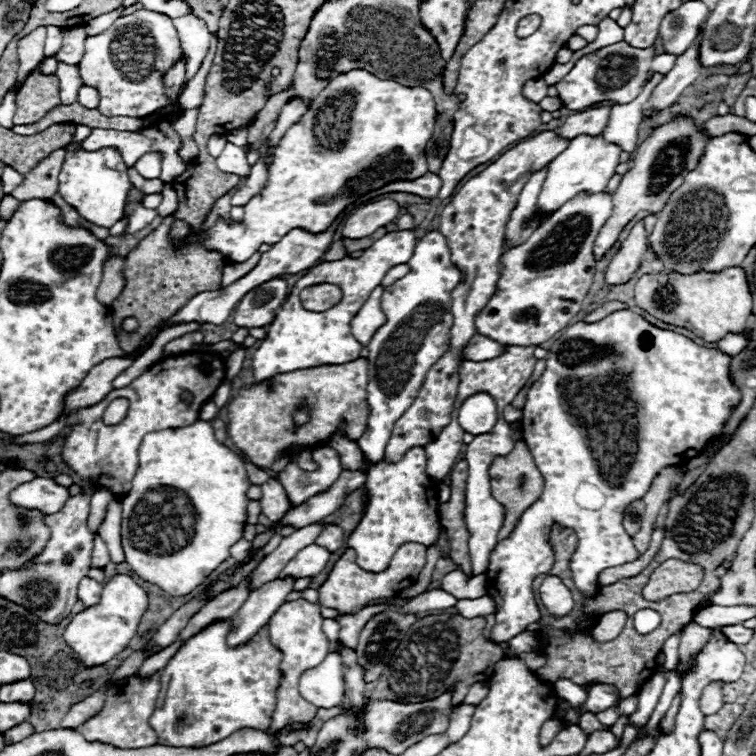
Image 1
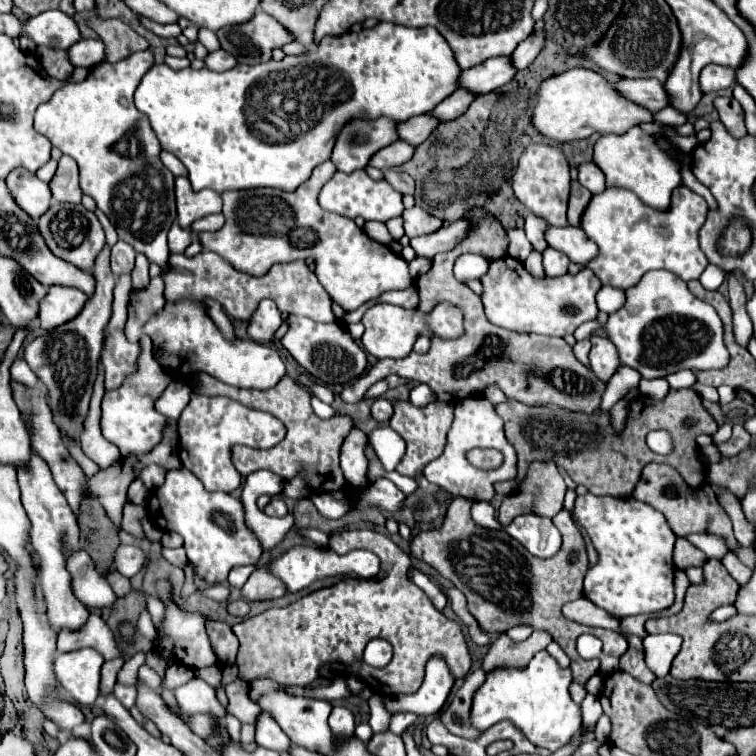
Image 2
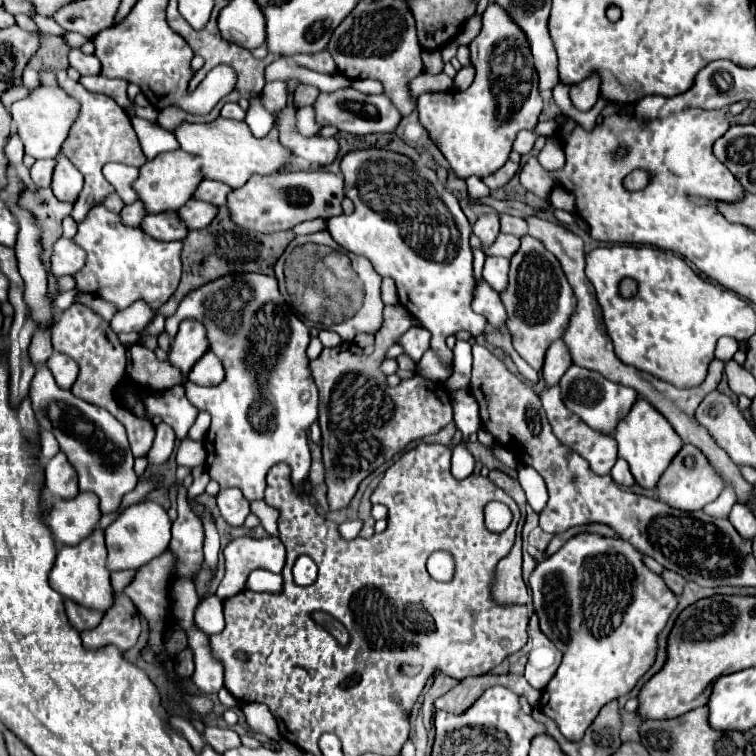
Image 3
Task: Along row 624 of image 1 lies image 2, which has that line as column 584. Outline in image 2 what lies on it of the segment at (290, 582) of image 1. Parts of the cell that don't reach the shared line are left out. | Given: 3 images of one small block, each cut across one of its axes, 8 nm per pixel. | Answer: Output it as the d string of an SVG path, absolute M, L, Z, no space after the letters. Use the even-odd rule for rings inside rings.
M548 226L546 230L546 242L548 246L562 250L572 262L584 266L598 254L598 246L594 240L590 240L580 226Z

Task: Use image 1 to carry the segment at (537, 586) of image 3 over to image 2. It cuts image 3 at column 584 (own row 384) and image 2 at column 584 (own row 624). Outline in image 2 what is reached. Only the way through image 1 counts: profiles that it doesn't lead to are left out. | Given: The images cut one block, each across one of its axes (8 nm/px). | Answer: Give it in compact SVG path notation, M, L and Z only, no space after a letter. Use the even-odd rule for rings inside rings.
M584 494L576 498L576 520L584 526L598 550L598 564L584 578L584 596L616 618L650 614L674 602L672 548L676 536L666 518L636 498Z

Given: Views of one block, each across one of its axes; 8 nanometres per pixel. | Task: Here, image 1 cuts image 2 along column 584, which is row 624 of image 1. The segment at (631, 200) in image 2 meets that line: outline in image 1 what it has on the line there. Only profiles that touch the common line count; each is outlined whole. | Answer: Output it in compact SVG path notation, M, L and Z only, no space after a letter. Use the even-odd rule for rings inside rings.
M232 620L212 622L184 640L162 670L158 704L148 722L158 736L158 744L200 748L242 728L256 728L262 732L270 728L276 710L276 692L282 678L282 652L270 642L266 626L260 628L252 640L228 646L226 636L230 628Z

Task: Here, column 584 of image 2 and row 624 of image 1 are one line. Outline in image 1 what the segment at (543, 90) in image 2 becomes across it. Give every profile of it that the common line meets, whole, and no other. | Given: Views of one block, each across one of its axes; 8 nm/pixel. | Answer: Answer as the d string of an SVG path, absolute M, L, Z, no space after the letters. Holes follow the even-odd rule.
M118 574L102 588L98 606L90 606L72 618L72 622L64 630L64 640L78 654L84 666L88 668L102 666L130 644L146 608L148 608L146 592L130 576Z

